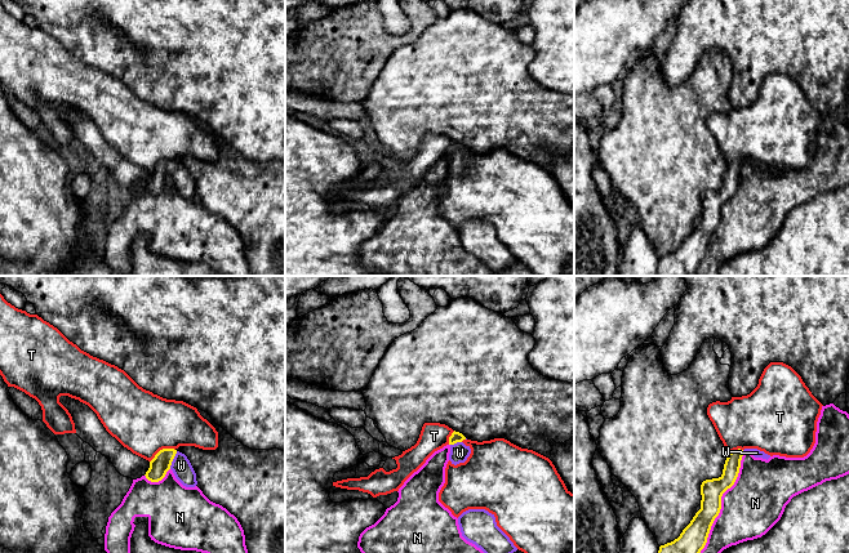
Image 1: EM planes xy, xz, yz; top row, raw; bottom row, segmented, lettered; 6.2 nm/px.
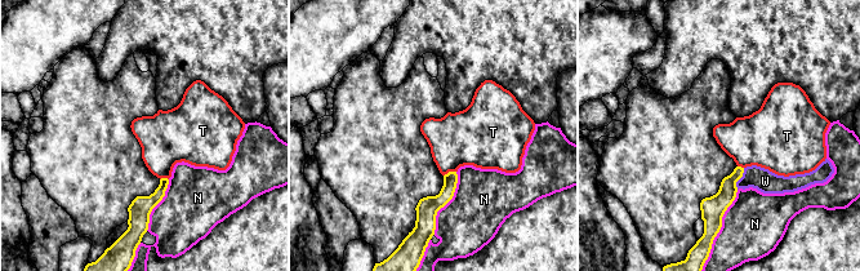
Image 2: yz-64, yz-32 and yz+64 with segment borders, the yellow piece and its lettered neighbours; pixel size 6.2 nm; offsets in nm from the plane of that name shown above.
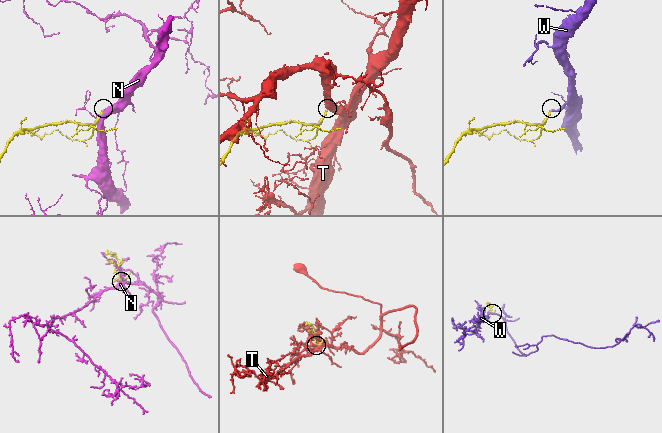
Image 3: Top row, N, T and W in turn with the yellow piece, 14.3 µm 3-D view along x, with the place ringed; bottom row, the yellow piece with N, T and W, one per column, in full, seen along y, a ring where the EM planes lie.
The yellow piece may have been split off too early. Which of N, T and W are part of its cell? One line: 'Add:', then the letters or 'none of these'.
Add: W

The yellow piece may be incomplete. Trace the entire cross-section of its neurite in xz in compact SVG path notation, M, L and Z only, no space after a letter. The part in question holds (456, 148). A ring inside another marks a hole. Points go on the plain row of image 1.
M453 143L449 148L450 165L449 171L452 175L457 177L464 174L471 165L470 157L466 157L462 152L467 151L462 144Z

